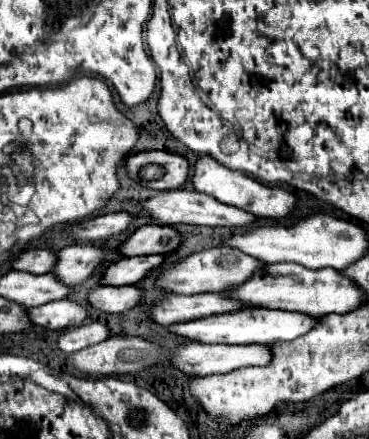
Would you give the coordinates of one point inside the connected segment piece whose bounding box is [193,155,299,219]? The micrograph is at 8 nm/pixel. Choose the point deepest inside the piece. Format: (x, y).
(231, 187)

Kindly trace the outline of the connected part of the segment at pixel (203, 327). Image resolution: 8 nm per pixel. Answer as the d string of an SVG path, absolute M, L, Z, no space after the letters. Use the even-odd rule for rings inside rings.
M245 309L229 315L211 315L203 319L195 319L189 323L171 325L169 331L199 343L229 343L229 345L251 345L251 343L275 343L275 341L293 341L315 327L315 317L305 313L291 313L281 309Z

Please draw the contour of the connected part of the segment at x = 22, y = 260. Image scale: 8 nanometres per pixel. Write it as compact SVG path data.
M31 249L31 251L23 251L13 261L13 269L35 273L35 275L43 275L43 273L53 271L55 261L57 261L57 253L55 251L51 251L51 249Z

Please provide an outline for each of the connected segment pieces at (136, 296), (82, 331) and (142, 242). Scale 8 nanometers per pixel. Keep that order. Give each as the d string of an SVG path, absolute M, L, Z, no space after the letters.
M103 285L103 287L91 289L89 301L105 313L125 313L141 305L143 289L137 285L123 285L123 287Z
M91 321L91 323L85 323L81 327L65 329L65 333L59 337L59 349L65 353L75 353L79 349L87 349L91 345L101 343L109 335L111 333L109 333L107 325L103 325L99 321Z
M145 225L139 227L127 243L121 245L121 253L131 257L131 255L167 255L173 253L183 241L183 235L175 231L173 227L167 225Z

